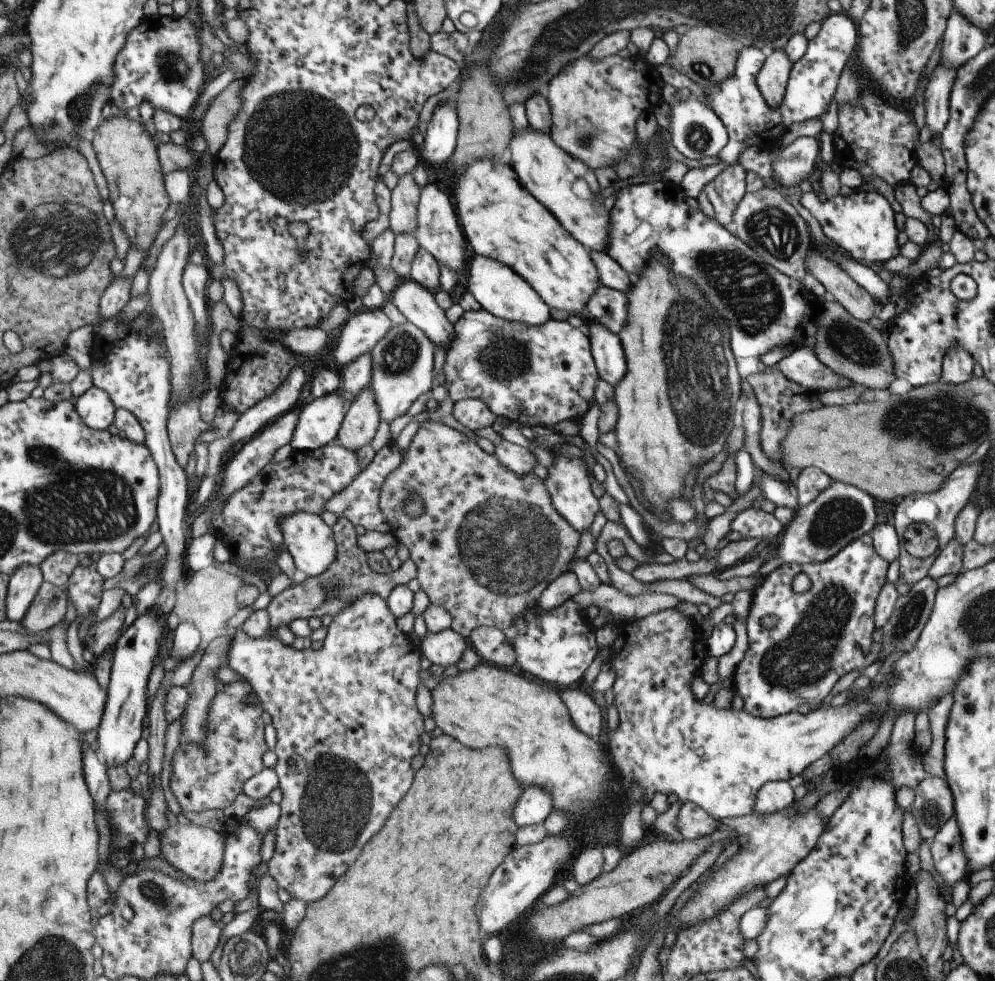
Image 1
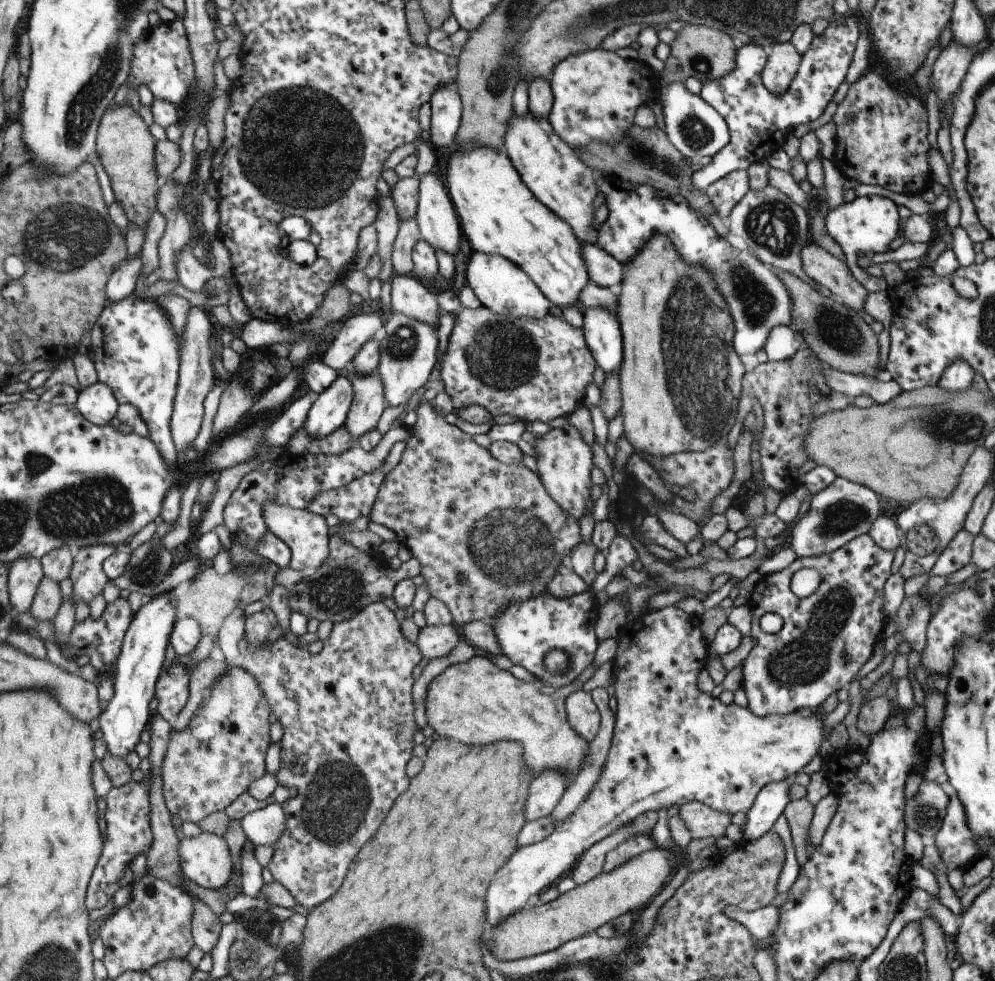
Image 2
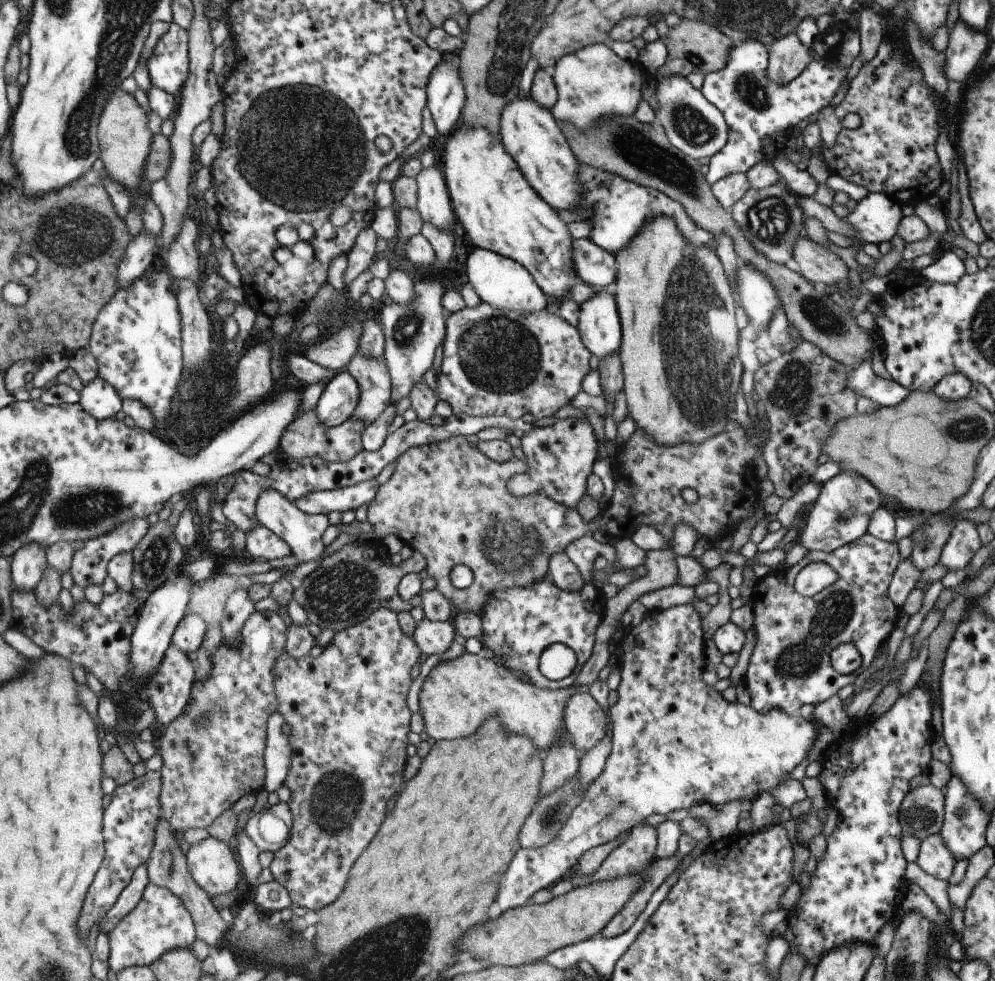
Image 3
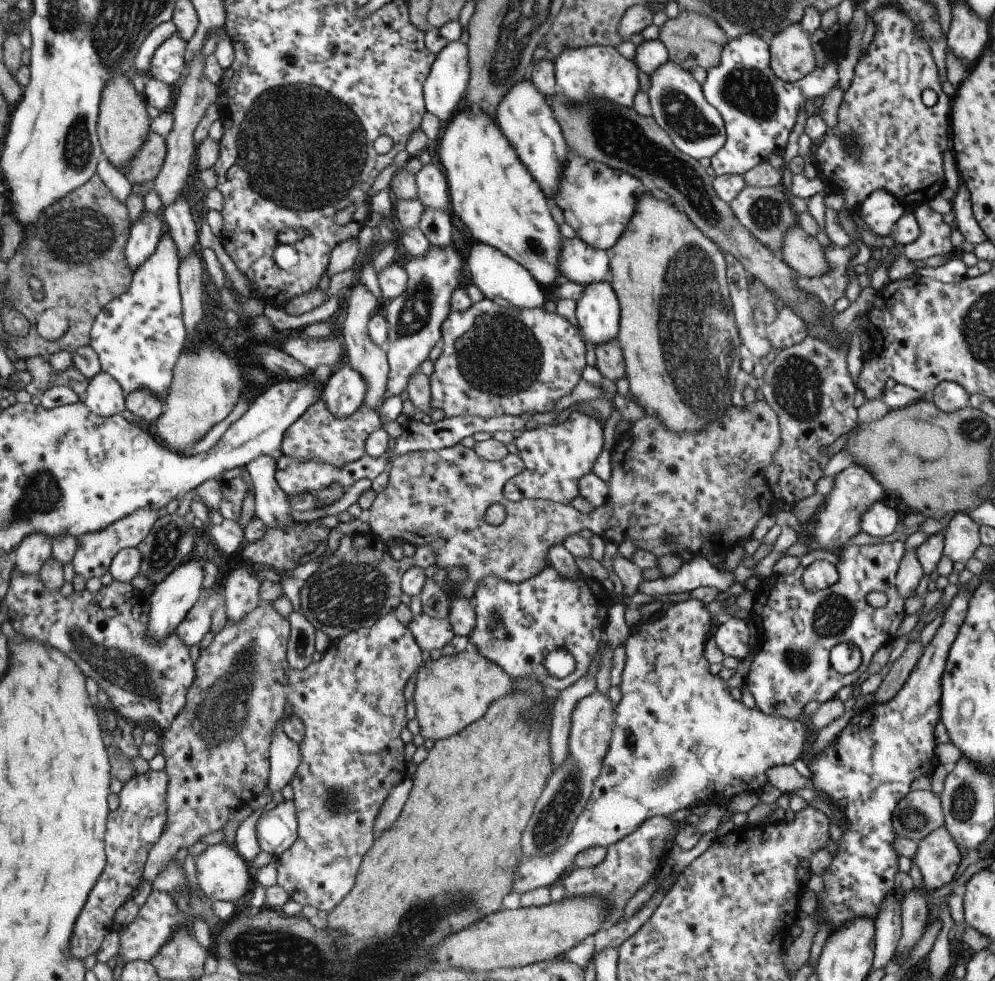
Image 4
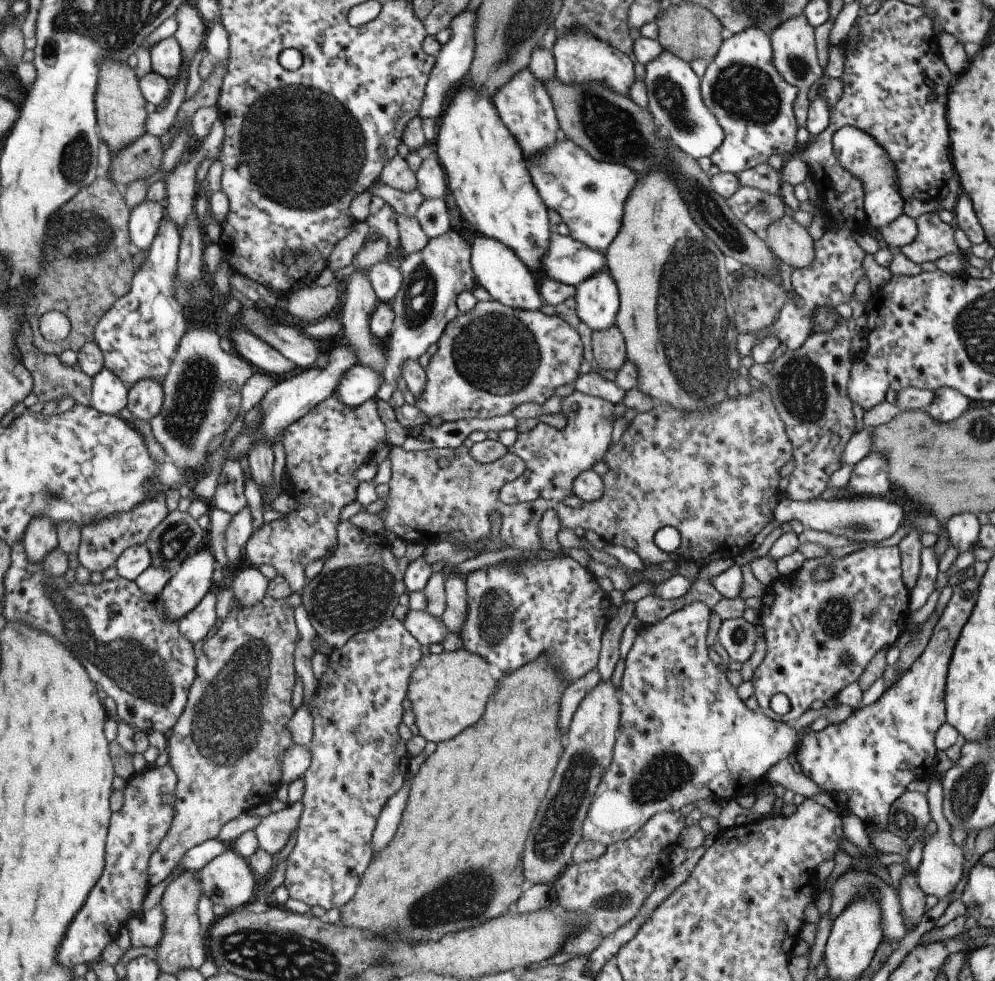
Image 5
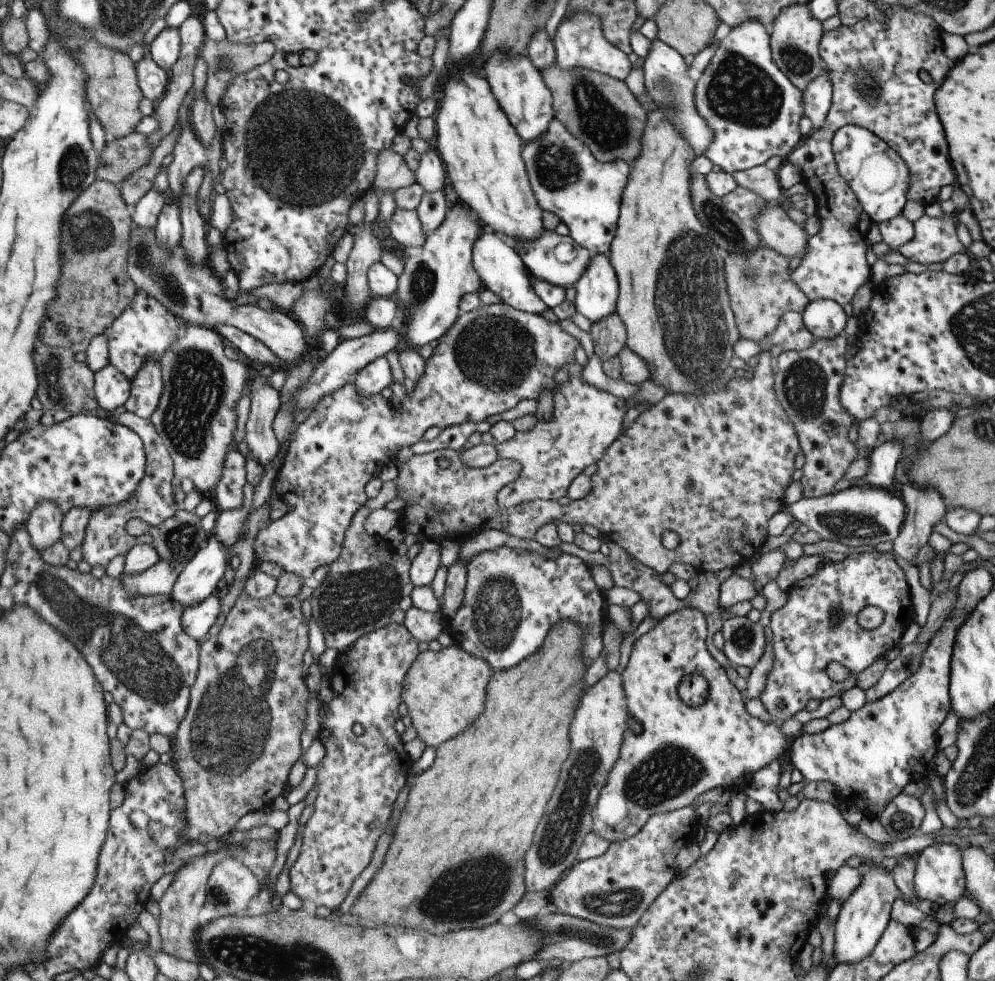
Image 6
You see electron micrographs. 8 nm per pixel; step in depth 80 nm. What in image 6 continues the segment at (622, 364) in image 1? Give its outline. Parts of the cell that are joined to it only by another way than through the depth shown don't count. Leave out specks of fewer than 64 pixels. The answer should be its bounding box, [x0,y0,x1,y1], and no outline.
[574,253,618,323]

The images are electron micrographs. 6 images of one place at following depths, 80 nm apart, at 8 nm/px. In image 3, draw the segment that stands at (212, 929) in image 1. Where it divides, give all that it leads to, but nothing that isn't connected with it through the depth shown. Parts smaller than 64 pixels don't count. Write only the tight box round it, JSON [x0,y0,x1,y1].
[144,817,229,948]

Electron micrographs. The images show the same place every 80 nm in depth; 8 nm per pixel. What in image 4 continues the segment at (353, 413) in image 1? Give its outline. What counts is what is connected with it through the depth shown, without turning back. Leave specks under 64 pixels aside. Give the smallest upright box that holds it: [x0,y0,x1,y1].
[339,279,388,412]

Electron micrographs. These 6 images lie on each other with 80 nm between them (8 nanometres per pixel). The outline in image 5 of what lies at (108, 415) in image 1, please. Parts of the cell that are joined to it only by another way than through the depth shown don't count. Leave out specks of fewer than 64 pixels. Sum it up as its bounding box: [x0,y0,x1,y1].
[91,368,127,416]

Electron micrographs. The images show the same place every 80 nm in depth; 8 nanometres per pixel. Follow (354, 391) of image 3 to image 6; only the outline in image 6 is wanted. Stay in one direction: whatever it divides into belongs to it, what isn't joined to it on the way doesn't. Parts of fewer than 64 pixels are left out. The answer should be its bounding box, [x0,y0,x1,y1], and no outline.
[351,357,392,395]

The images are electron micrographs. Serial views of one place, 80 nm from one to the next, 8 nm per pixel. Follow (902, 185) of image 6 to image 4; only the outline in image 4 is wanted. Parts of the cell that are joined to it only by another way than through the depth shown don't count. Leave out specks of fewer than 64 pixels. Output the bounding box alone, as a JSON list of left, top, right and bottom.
[857,189,904,236]

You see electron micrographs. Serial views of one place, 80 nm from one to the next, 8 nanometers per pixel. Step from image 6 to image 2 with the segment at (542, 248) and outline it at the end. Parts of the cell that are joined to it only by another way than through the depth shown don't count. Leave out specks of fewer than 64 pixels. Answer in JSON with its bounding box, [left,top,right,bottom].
[579,242,623,288]

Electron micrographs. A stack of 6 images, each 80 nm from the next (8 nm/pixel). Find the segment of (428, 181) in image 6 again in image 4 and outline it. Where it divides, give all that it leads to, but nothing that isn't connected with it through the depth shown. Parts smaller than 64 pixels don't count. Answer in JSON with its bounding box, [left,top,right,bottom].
[414,164,448,208]

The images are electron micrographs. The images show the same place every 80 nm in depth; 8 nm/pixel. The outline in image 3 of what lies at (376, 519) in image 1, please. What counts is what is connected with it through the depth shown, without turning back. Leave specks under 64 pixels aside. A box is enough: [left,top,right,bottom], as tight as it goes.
[292,478,379,515]

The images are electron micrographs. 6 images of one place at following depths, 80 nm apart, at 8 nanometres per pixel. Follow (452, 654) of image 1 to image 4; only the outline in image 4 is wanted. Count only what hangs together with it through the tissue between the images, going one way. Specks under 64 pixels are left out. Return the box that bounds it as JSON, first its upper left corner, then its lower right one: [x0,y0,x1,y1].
[406,613,455,650]

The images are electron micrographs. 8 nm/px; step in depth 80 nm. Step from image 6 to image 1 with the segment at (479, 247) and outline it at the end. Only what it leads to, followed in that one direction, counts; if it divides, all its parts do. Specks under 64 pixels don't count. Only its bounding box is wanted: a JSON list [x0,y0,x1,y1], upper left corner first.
[466,255,549,326]

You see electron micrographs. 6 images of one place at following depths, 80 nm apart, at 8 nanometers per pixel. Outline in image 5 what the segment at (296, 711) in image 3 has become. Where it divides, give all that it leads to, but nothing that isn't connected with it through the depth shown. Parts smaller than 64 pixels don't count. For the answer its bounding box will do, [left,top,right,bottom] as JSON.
[282,617,422,910]

